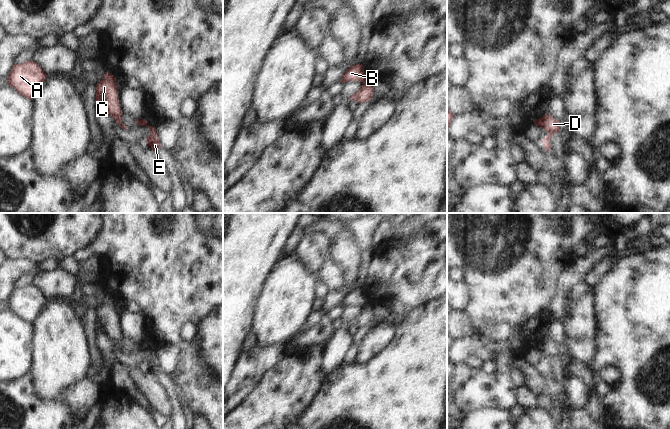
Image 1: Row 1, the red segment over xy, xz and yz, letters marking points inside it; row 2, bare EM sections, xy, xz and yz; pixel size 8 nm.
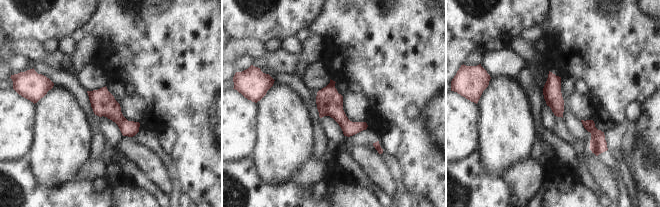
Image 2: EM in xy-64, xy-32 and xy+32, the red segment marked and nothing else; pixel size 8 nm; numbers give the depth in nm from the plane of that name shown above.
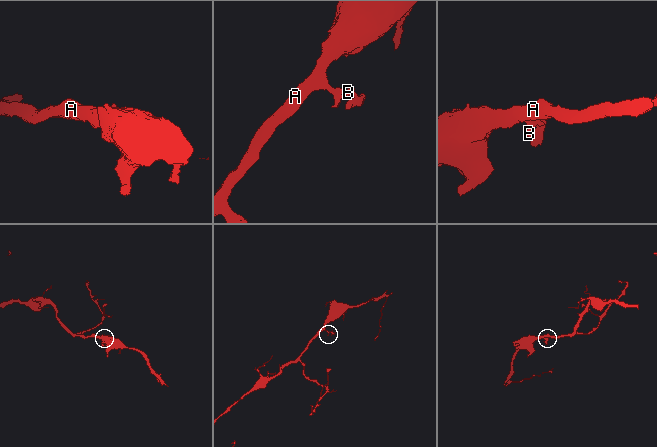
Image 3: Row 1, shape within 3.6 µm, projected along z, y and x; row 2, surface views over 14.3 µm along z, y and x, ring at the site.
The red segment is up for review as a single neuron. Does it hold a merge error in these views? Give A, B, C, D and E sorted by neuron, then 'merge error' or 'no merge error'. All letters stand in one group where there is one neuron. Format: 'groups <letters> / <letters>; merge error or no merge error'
groups A B C / D E; merge error

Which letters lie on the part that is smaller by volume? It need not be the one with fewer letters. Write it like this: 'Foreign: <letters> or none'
Foreign: D, E

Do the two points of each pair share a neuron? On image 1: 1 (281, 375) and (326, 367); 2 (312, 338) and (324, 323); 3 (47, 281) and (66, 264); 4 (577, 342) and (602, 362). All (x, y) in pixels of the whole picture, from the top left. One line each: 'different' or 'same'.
1: different
2: same
3: different
4: different

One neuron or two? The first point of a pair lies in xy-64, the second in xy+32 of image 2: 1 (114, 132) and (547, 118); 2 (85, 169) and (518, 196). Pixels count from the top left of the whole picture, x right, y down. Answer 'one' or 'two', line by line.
1: one
2: one

